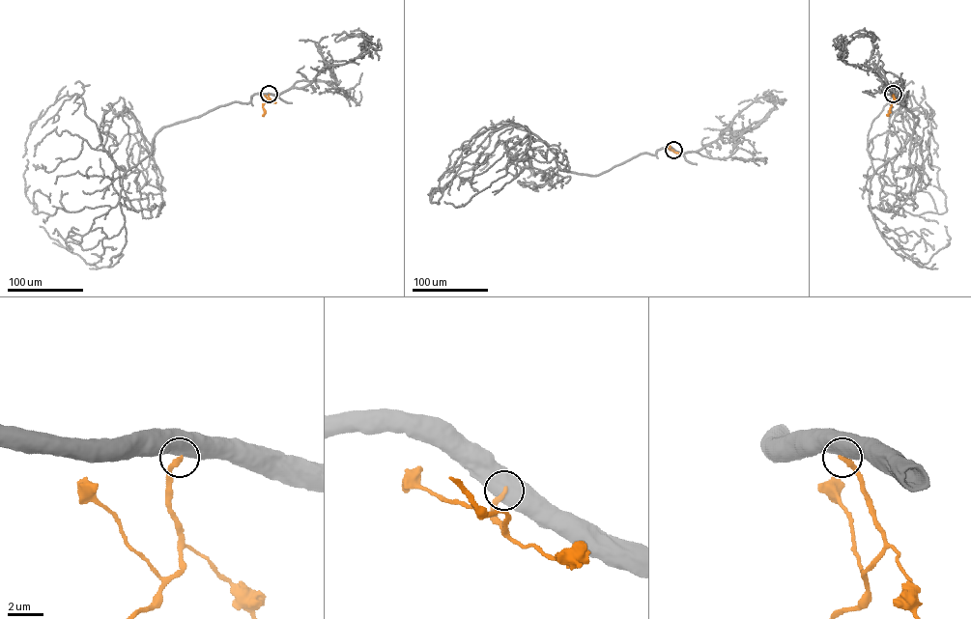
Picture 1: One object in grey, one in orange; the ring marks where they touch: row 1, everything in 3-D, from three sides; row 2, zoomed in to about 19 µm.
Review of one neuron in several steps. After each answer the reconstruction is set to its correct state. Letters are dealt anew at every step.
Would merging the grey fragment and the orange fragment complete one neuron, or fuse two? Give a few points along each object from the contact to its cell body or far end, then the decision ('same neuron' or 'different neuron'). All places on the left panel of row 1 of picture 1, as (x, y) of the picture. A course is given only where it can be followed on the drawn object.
grey runs (269, 94), (164, 126), (151, 153), (124, 175), (114, 207), (36, 214), (25, 191), (27, 159); orange runs (269, 94), (262, 105), (264, 116); different neuron

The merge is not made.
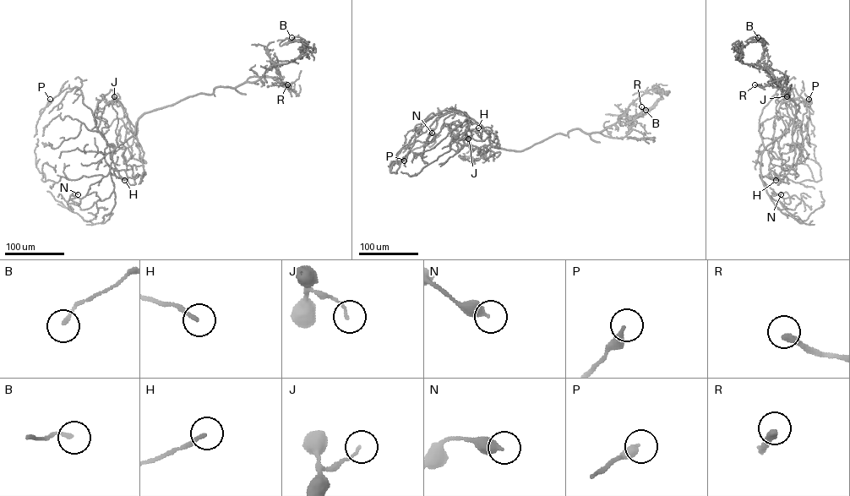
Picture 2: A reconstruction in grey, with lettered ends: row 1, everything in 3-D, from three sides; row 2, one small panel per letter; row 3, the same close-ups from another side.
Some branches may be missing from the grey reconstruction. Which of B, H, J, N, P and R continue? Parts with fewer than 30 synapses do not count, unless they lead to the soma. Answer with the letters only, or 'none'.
none

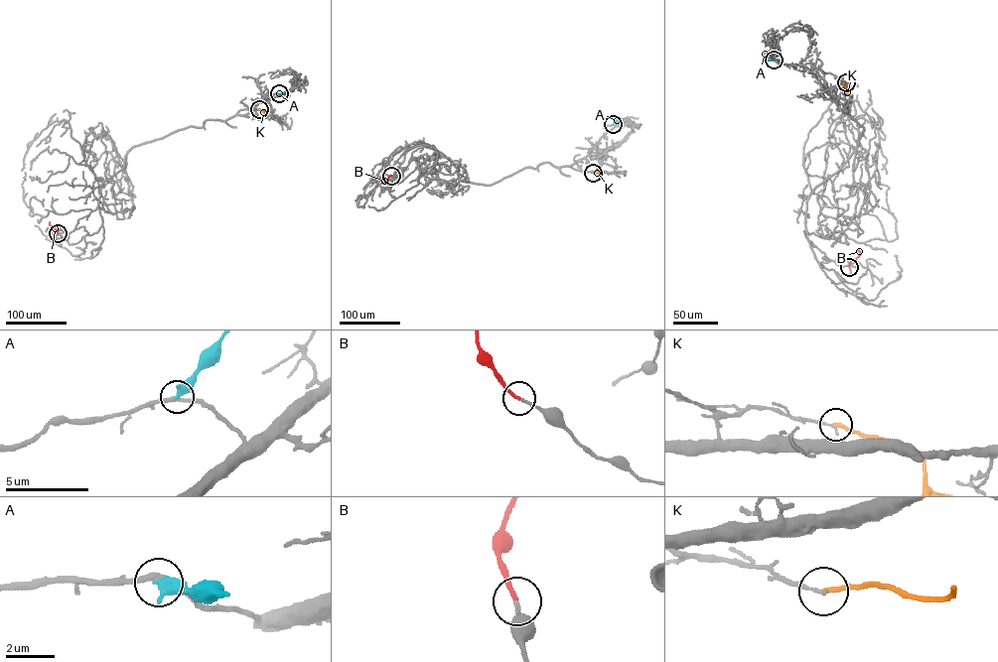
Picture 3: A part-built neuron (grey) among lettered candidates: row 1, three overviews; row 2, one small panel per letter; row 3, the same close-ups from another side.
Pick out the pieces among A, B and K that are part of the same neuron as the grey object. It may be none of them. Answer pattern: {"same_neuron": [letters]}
{"same_neuron": ["B"]}

